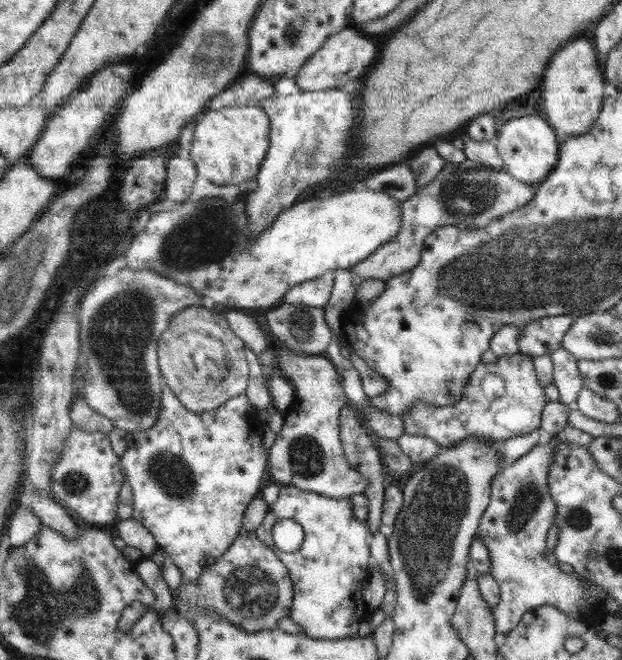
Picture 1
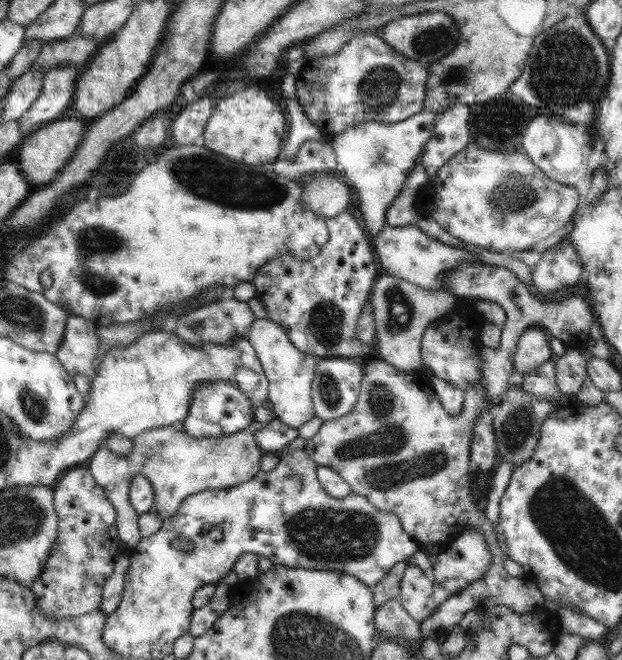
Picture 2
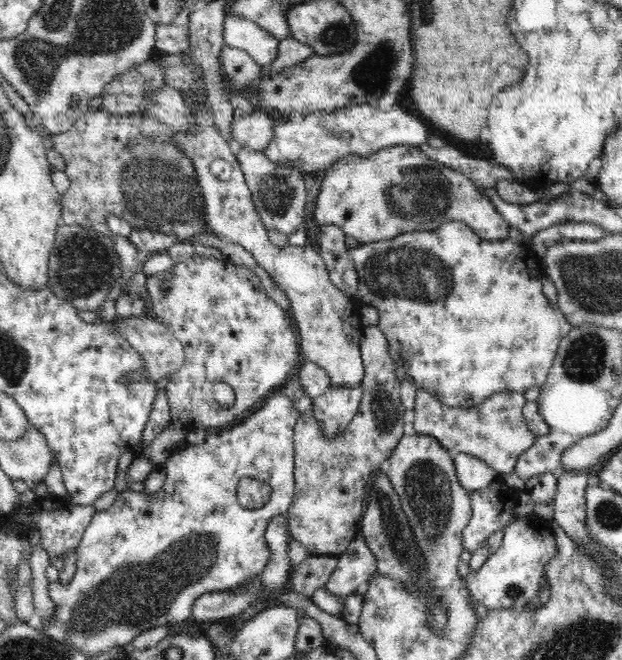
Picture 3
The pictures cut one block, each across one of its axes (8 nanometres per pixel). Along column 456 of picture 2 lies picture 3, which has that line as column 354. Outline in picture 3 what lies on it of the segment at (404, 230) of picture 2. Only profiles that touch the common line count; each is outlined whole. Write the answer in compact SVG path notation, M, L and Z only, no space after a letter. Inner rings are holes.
M452 221L442 223L434 230L404 233L391 239L361 243L356 248L350 248L348 254L354 261L359 280L355 293L360 296L364 306L372 307L378 312L378 326L389 342L389 351L396 363L396 377L400 384L405 376L410 376L417 387L433 392L443 404L451 408L472 408L480 406L482 402L486 402L486 398L498 392L524 394L530 386L544 385L561 340L573 329L565 314L544 295L540 268L536 266L532 270L526 264L526 251L518 250L518 244L509 236L498 240L483 239L464 221Z

